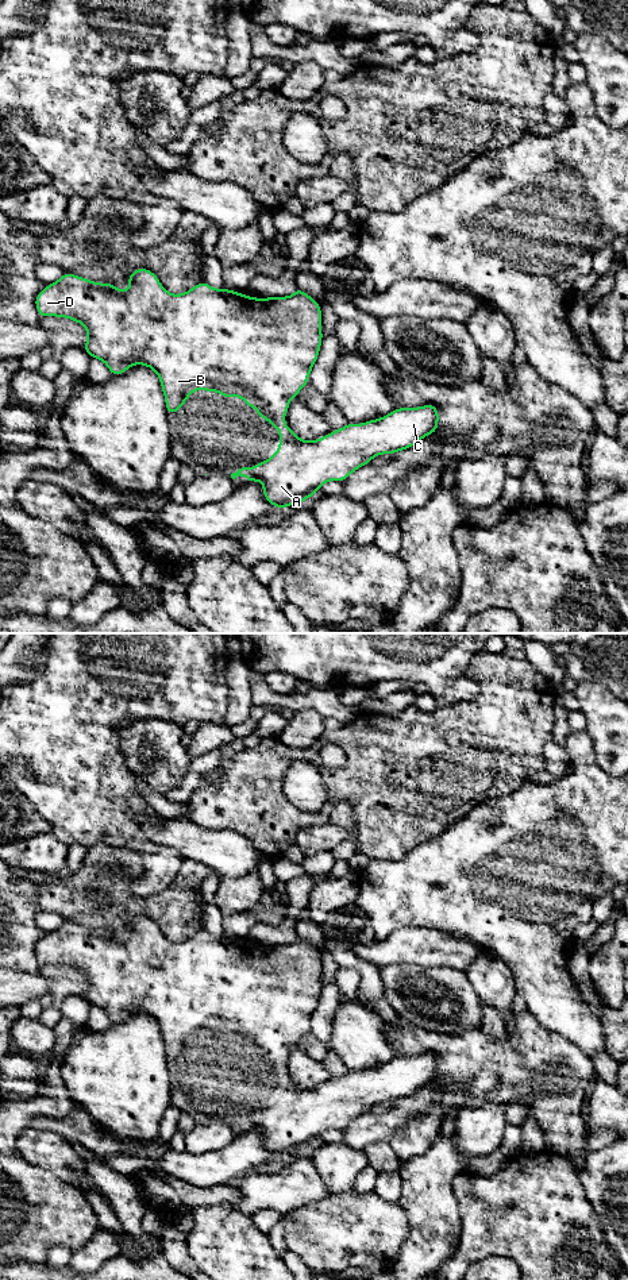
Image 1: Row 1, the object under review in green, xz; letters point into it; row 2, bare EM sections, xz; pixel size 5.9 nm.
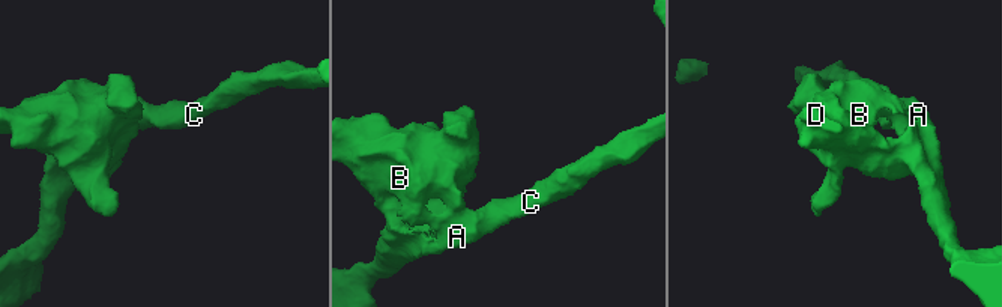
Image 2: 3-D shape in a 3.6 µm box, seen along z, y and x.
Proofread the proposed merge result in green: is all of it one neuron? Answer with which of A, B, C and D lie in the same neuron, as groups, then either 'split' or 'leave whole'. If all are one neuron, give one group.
groups A B C D; leave whole

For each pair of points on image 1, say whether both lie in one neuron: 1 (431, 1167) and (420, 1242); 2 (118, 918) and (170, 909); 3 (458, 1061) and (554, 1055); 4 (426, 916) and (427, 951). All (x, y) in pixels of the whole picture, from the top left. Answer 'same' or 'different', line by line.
1: same
2: same
3: same
4: different

